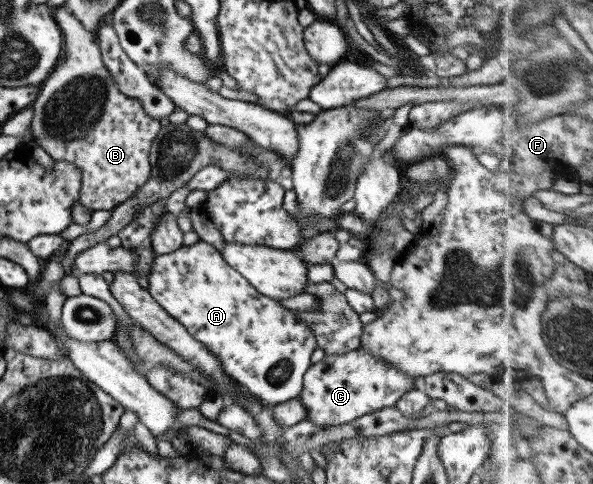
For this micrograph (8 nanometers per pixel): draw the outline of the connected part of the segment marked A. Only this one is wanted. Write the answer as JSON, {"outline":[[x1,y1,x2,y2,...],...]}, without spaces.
{"outline":[[200,240,172,253,156,255,147,278,150,283,147,290,149,295,168,315,179,321,196,341,203,343,210,354,218,358,221,368,236,384,269,406,299,397,303,388,303,375,311,366,312,352,318,349,314,332,279,300,258,293,238,271,222,259,222,255,212,245]]}

